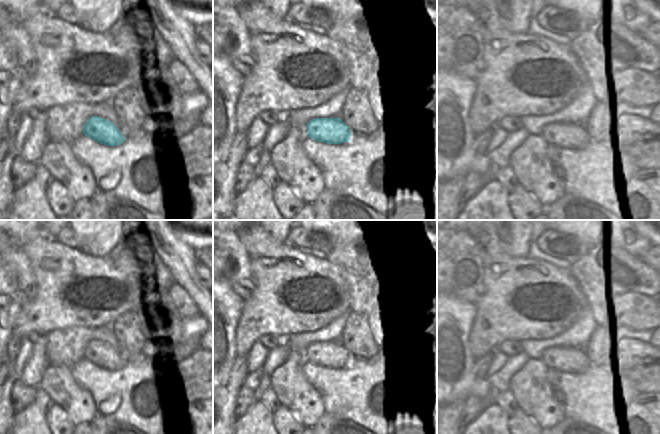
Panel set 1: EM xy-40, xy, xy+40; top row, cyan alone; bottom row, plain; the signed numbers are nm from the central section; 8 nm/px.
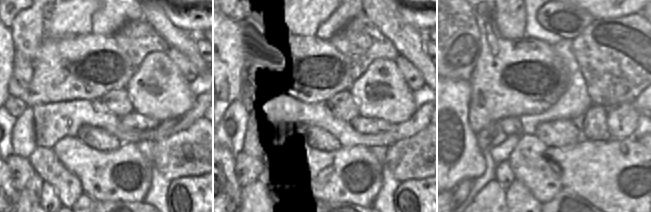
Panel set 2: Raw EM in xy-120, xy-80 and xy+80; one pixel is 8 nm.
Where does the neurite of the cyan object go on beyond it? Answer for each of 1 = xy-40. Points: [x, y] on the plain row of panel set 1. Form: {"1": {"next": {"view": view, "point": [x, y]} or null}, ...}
{"1": {"next": null}}

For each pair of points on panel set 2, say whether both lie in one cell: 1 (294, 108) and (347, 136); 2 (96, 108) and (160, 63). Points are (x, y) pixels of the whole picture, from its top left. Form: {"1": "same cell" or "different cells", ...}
{"1": "same cell", "2": "different cells"}

